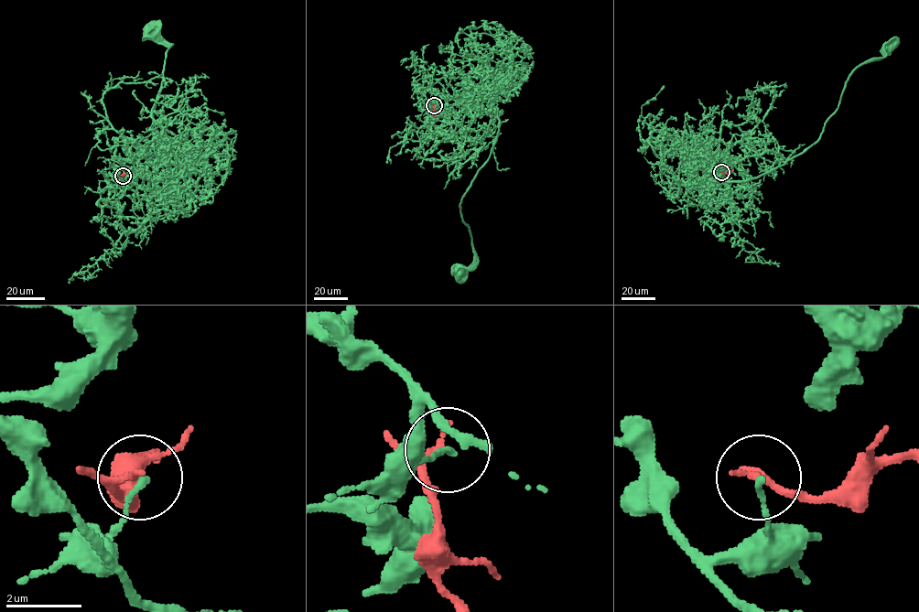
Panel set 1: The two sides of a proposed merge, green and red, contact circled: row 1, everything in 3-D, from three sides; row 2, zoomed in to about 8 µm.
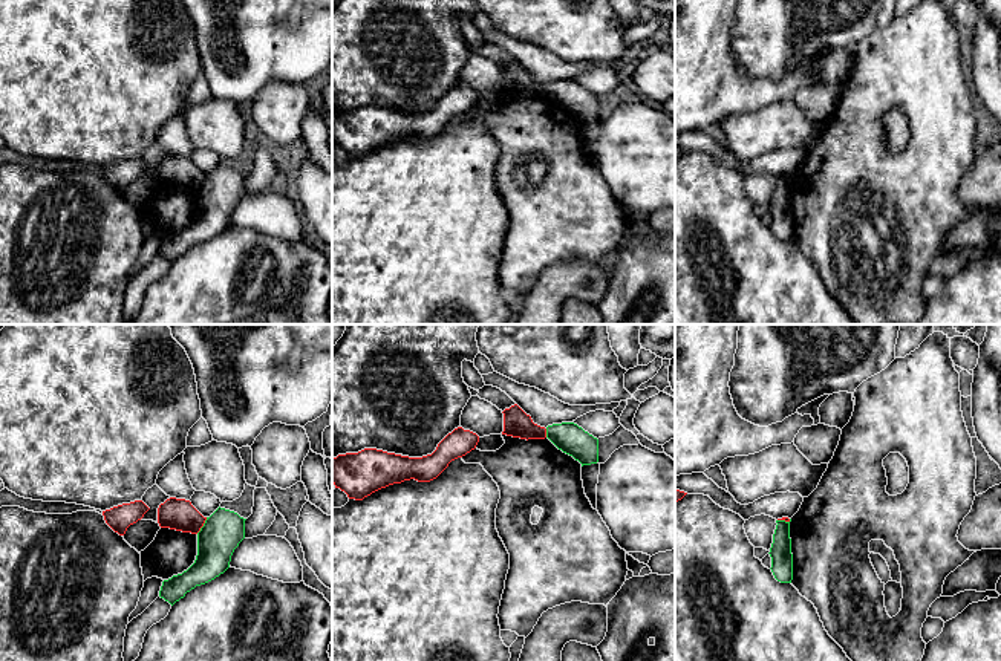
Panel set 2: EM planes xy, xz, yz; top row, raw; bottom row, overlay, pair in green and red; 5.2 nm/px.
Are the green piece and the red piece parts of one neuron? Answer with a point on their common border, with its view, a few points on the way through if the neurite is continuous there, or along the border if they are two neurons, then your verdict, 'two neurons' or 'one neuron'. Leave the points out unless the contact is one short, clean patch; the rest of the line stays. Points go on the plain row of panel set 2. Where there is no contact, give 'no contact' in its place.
xy (204, 182) | along xy (207, 175), (196, 190) | two neurons

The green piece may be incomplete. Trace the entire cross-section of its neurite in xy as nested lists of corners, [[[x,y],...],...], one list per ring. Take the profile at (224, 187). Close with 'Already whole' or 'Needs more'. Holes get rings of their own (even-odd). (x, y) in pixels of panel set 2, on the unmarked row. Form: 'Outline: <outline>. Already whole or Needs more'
Outline: [[[217,165],[197,190],[197,213],[182,231],[162,239],[159,254],[171,263],[196,243],[205,242],[230,225],[231,213],[245,196],[245,177],[237,170]]]. Already whole

